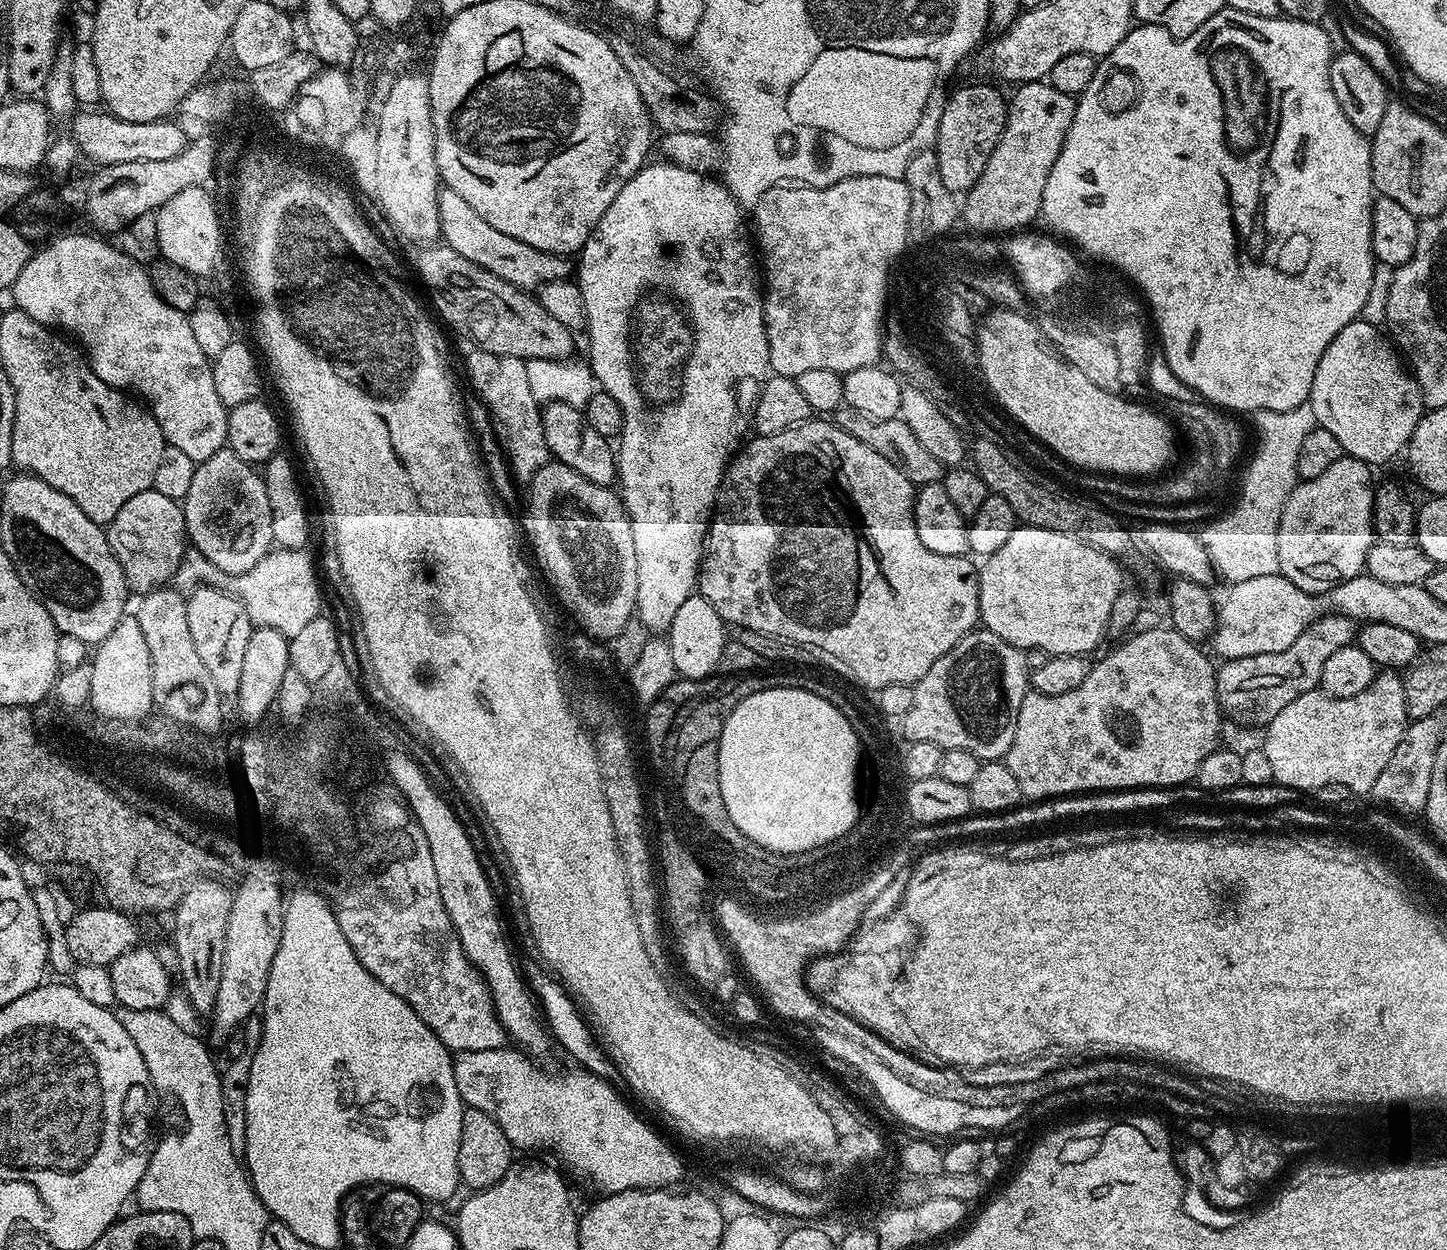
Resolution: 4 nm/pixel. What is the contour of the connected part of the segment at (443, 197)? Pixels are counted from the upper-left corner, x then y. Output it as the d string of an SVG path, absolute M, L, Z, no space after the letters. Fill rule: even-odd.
M441 187L438 193L438 218L443 243L458 250L462 258L470 258L470 262L478 262L490 274L498 274L506 282L525 290L539 290L544 284L571 277L573 265L565 257L555 256L542 250L534 250L534 246L526 246L526 242L518 242L518 238L510 238L510 234L502 234L502 230L494 230L486 218L476 211L454 190Z

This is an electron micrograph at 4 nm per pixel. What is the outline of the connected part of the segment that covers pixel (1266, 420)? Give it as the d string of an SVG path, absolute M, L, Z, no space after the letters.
M1308 402L1294 406L1294 410L1262 410L1254 413L1256 420L1256 449L1244 468L1244 477L1240 480L1240 497L1229 512L1221 514L1217 520L1212 520L1204 529L1199 529L1198 535L1202 546L1206 546L1206 554L1210 554L1212 568L1222 581L1228 580L1229 585L1246 582L1250 578L1264 578L1266 574L1279 573L1278 562L1278 530L1282 518L1283 507L1287 498L1296 488L1298 477L1298 449L1306 434L1310 434L1318 426L1314 410Z

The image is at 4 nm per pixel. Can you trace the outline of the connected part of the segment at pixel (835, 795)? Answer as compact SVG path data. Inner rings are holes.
M764 688L761 692L750 693L745 700L737 699L718 743L722 802L734 826L754 843L762 838L787 848L820 844L834 834L854 806L851 781L861 771L861 737L829 701L804 688Z

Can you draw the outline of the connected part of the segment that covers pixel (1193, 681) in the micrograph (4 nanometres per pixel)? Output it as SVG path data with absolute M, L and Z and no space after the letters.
M1148 628L1137 636L1129 635L1121 639L1121 644L1113 652L1108 652L1100 661L1092 664L1090 674L1086 674L1086 682L1077 686L1075 690L1069 690L1066 694L1042 694L1041 692L1028 691L1022 698L1022 704L1018 706L1018 718L1014 726L1014 740L1010 742L1010 750L1006 757L1006 763L1010 774L1018 782L1018 790L1021 797L1032 802L1046 801L1055 797L1069 797L1073 794L1098 793L1105 790L1140 789L1140 788L1173 788L1179 789L1180 784L1195 781L1196 770L1202 758L1206 754L1215 752L1220 740L1220 720L1222 713L1216 694L1216 670L1217 665L1208 661L1209 653L1203 652L1201 645L1194 640L1187 640L1182 634L1178 634L1175 628Z

